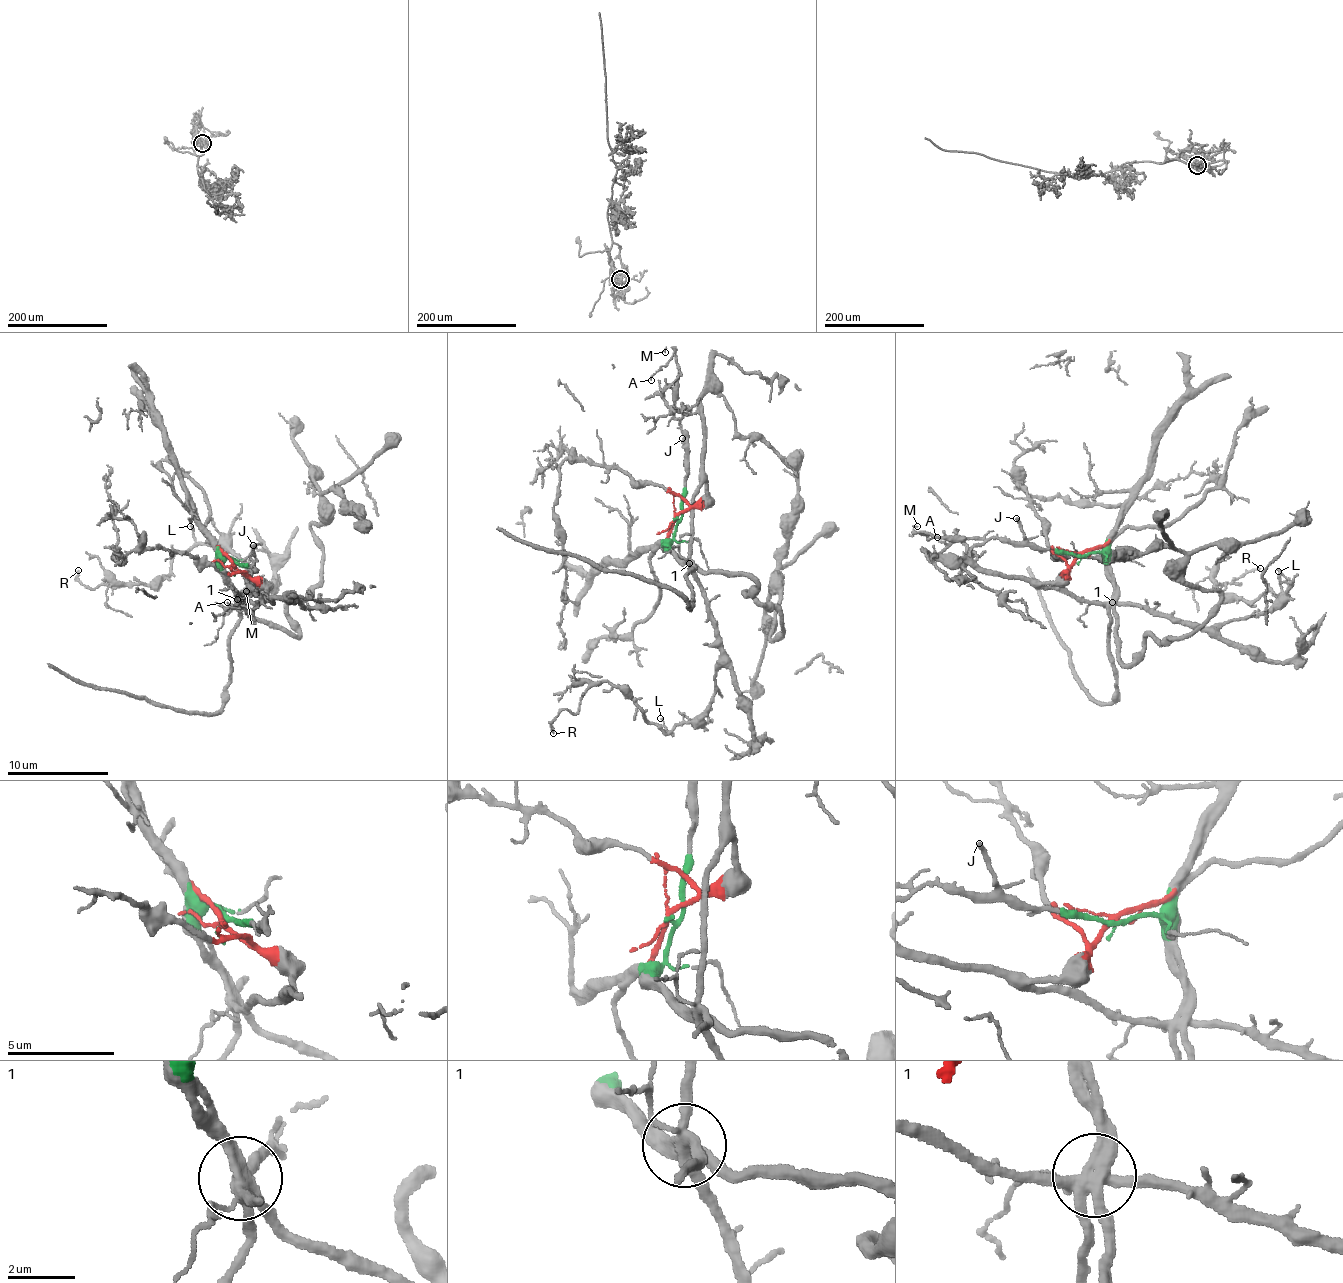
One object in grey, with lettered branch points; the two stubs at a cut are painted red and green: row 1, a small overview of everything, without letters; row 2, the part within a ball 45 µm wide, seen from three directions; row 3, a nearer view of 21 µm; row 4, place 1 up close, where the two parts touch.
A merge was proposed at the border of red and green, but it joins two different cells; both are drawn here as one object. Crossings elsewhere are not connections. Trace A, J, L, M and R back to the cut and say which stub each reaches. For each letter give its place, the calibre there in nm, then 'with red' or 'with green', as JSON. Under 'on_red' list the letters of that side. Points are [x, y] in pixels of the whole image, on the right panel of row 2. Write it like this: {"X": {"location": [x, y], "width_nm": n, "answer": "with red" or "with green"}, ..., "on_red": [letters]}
{"A": {"location": [937, 537], "width_nm": 100, "answer": "with green"}, "J": {"location": [1016, 518], "width_nm": 200, "answer": "with green"}, "L": {"location": [1278, 571], "width_nm": 110, "answer": "with red"}, "M": {"location": [917, 526], "width_nm": 70, "answer": "with green"}, "R": {"location": [1260, 568], "width_nm": 140, "answer": "with red"}, "on_red": ["L", "R"]}

